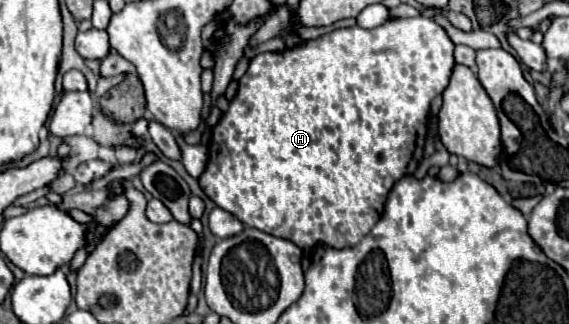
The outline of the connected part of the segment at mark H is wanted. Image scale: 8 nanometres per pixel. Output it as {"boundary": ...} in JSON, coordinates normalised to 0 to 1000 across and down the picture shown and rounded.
{"boundary":[[[731,49],[731,56],[685,56],[671,80],[643,93],[633,80],[598,86],[580,105],[569,105],[555,123],[541,123],[534,142],[499,154],[496,167],[450,167],[439,185],[432,228],[418,253],[418,290],[404,315],[401,346],[390,352],[383,389],[373,401],[373,432],[366,457],[366,512],[351,543],[351,574],[366,611],[380,623],[380,636],[408,654],[418,679],[432,698],[453,704],[467,722],[503,735],[517,747],[524,765],[545,765],[552,753],[573,753],[583,765],[615,765],[626,759],[668,679],[678,605],[696,556],[714,537],[728,537],[735,506],[742,500],[745,432],[752,414],[752,358],[756,358],[756,315],[784,278],[791,253],[791,222],[798,216],[798,130],[791,123],[787,99],[756,56]]]}

